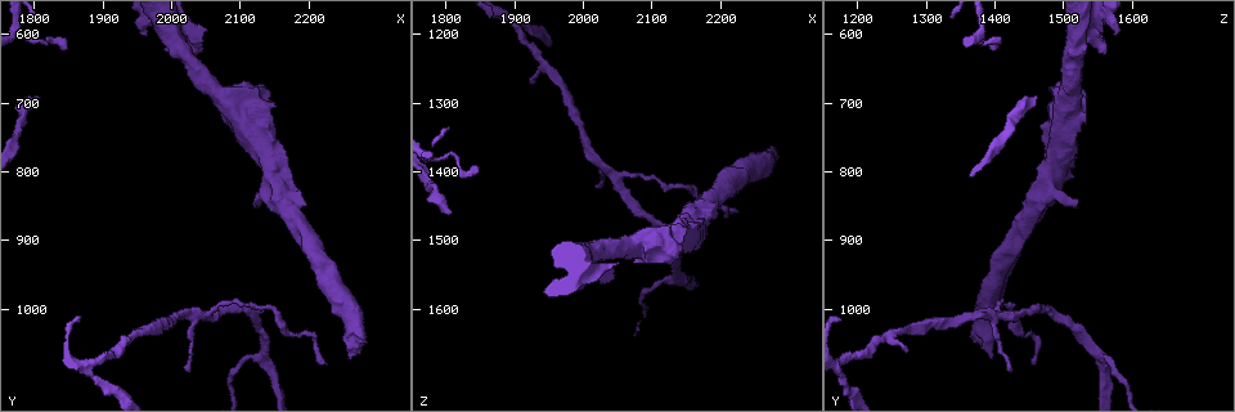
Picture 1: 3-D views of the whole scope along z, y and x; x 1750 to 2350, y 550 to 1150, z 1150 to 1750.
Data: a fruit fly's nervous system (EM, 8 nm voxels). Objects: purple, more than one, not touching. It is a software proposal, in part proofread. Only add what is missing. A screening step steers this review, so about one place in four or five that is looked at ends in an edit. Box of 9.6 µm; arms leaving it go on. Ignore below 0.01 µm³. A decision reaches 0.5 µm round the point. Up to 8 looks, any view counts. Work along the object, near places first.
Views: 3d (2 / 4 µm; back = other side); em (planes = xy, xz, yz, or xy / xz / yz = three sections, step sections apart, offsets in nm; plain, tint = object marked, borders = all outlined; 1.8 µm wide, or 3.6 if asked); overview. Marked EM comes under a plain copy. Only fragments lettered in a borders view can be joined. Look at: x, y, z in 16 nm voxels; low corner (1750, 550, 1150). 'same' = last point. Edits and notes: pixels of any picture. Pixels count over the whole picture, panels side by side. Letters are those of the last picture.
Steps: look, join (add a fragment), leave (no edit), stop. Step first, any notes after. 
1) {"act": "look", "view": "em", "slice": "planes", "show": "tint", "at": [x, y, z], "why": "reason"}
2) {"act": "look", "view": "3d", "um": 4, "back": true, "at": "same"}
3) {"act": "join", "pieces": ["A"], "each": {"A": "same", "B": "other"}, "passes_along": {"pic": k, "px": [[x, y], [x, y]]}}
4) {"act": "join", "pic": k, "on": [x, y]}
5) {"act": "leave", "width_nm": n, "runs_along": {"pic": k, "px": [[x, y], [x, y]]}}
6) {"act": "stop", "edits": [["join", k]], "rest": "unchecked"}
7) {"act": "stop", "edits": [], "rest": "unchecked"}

{"act": "look", "view": "3d", "um": 2, "back": true, "at": [2030, 595, 1540], "why": "thick turns thin"}

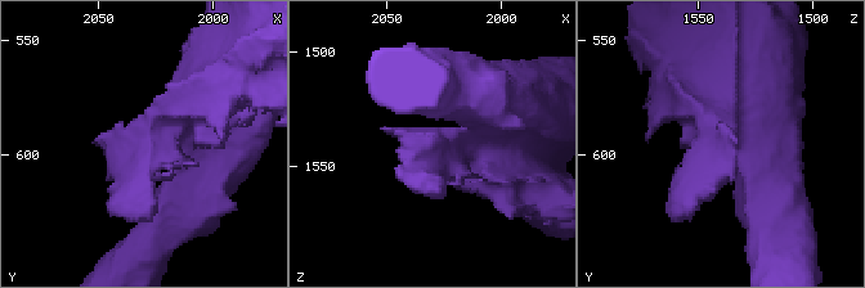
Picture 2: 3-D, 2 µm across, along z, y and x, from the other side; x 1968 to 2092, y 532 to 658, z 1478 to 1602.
{"act": "look", "view": "em", "slice": "yz", "step": 8, "show": "tint", "at": [2025, 593, 1541], "why": "now the EM"}

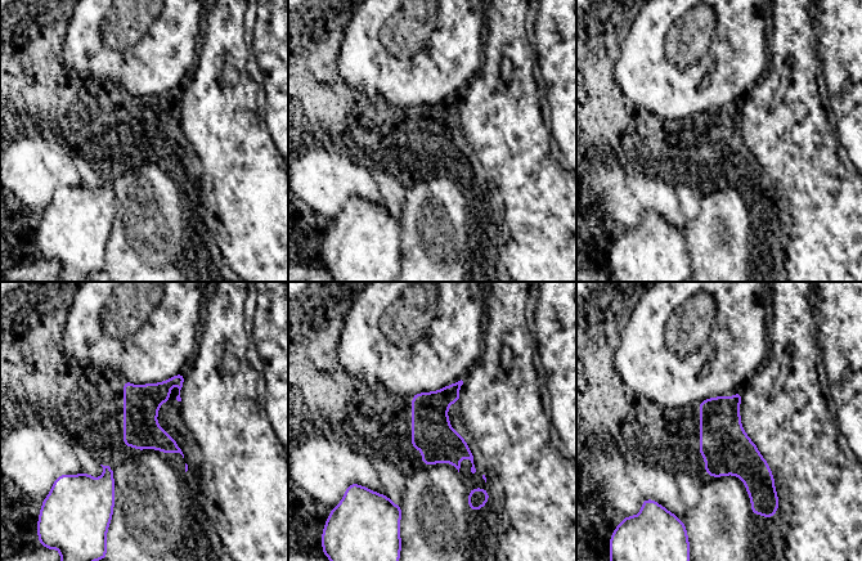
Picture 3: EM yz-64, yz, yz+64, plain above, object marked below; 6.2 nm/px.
{"act": "look", "view": "em", "slice": "planes", "show": "borders", "at": "same", "why": "another direction"}

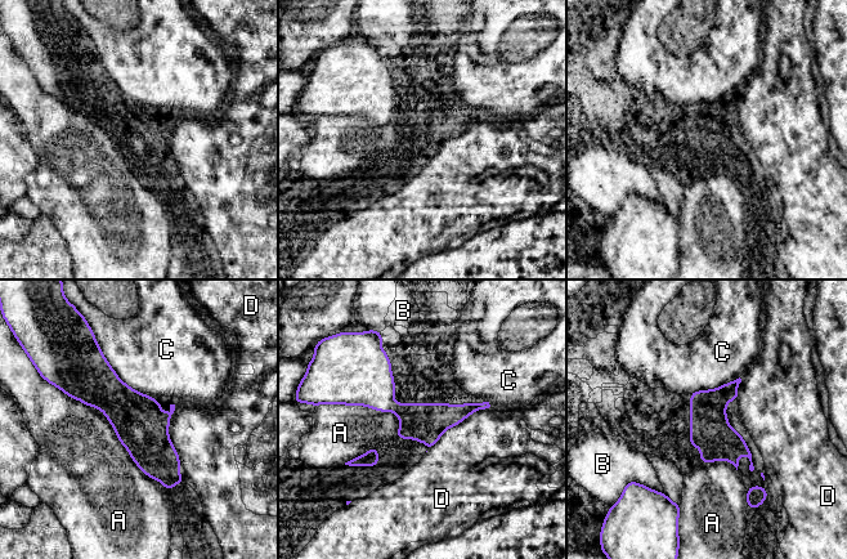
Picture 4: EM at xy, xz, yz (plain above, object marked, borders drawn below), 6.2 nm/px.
{"act": "leave", "longest_contact_nm": ["A", 500], "each": {"A": "other", "B": "other", "C": "other", "D": "other"}, "runs_along": {"pic": 4, "px": [[94, 358], [95, 379], [178, 479]]}, "found": "no lettered fragment goes on from it"}

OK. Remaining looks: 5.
{"act": "look", "view": "em", "slice": "planes", "show": "borders", "at": [2115, 845, 1520], "why": "an open end"}

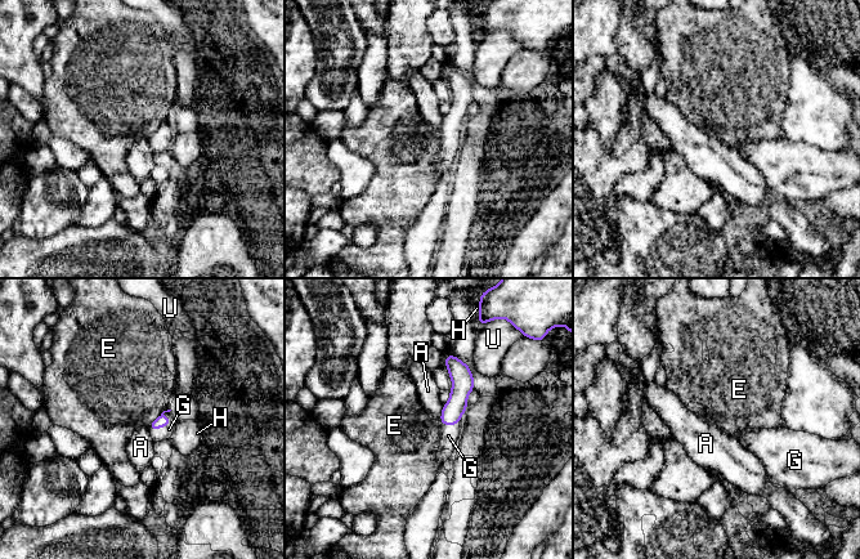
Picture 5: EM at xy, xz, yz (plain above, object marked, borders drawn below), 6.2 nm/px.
{"act": "join", "pieces": ["G"], "longest_contact_nm": ["G", 190], "each": {"A": "other", "E": "other", "G": "same", "H": "other", "U": "other"}, "passes_along": {"pic": 5, "px": [[161, 420], [168, 424], [165, 432]]}, "found": "it goes on there"}

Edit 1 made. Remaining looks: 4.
{"act": "look", "view": "overview", "why": "redraw"}

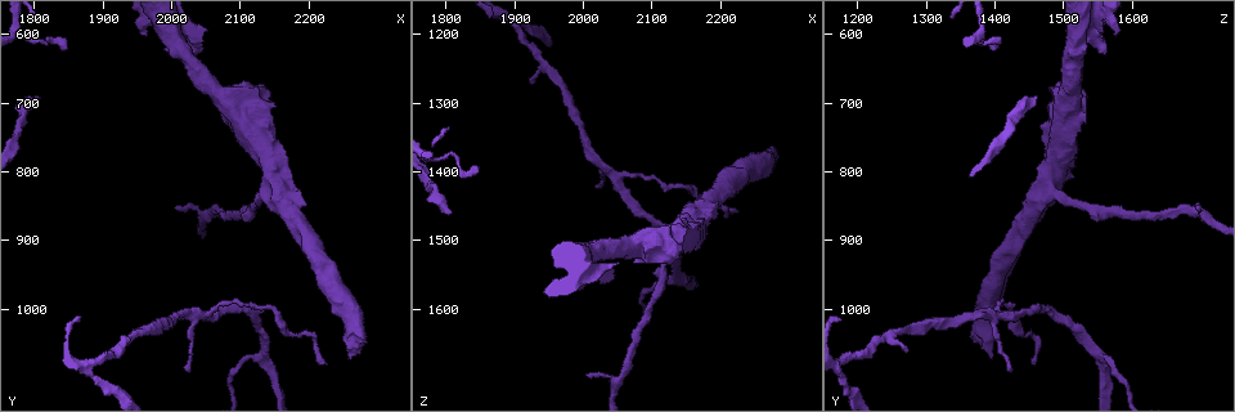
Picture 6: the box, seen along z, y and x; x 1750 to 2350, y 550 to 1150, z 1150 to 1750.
{"act": "look", "view": "em", "slice": "planes", "show": "borders", "at": [2260, 1045, 1390], "why": "sudden change in width"}

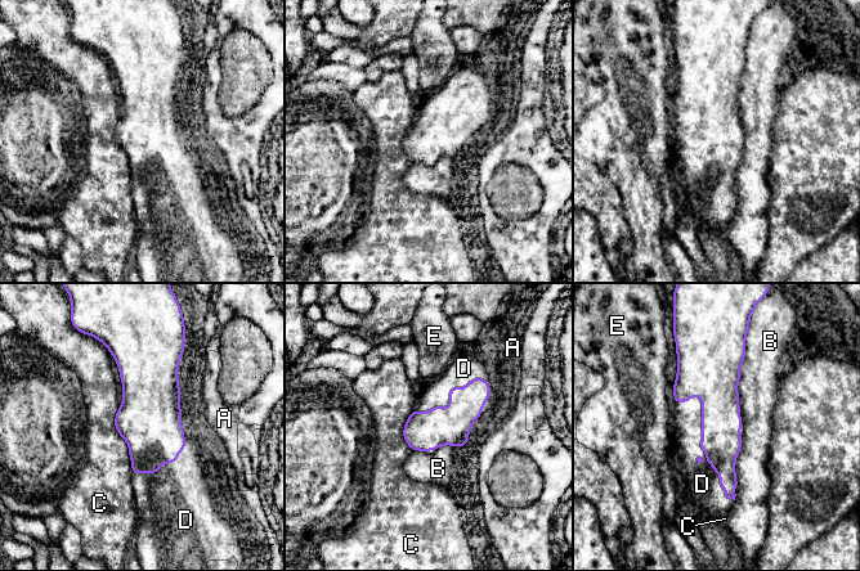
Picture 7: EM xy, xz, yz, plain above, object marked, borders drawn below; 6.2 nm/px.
{"act": "join", "pieces": ["D"], "width_nm": 240, "each": {"A": "other", "B": "other", "C": "other", "D": "same", "E": "other"}, "passes_along": {"pic": 7, "px": [[721, 423], [701, 450], [702, 484]]}, "found": "the cell continues"}

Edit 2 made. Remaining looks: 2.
{"act": "stop", "edits": [["join", 5], ["join", 7]], "rest": "unchecked"}

